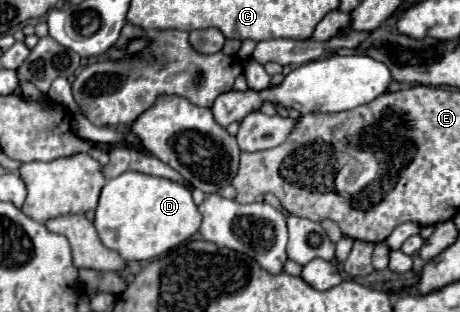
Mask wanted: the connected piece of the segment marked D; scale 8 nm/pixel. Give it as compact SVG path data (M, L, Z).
M124 172L110 178L102 188L94 228L106 248L116 250L126 262L150 260L190 238L200 228L202 216L192 200L190 188L166 178L140 172Z

